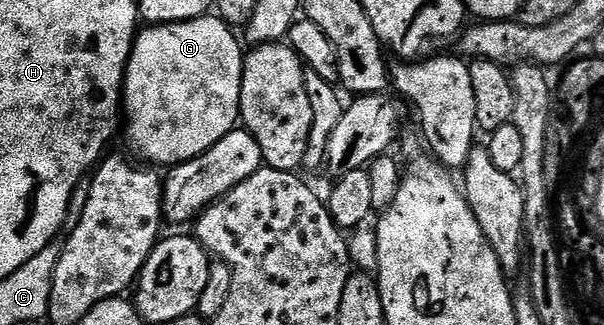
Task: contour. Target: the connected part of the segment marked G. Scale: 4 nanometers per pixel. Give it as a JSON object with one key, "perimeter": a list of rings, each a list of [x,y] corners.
{"perimeter":[[[216,16],[192,18],[186,22],[153,24],[133,39],[133,51],[125,67],[123,87],[123,122],[129,146],[140,161],[154,167],[172,168],[181,162],[203,156],[207,148],[219,144],[223,136],[238,129],[241,116],[241,81],[243,80],[242,43],[234,31]]]}

